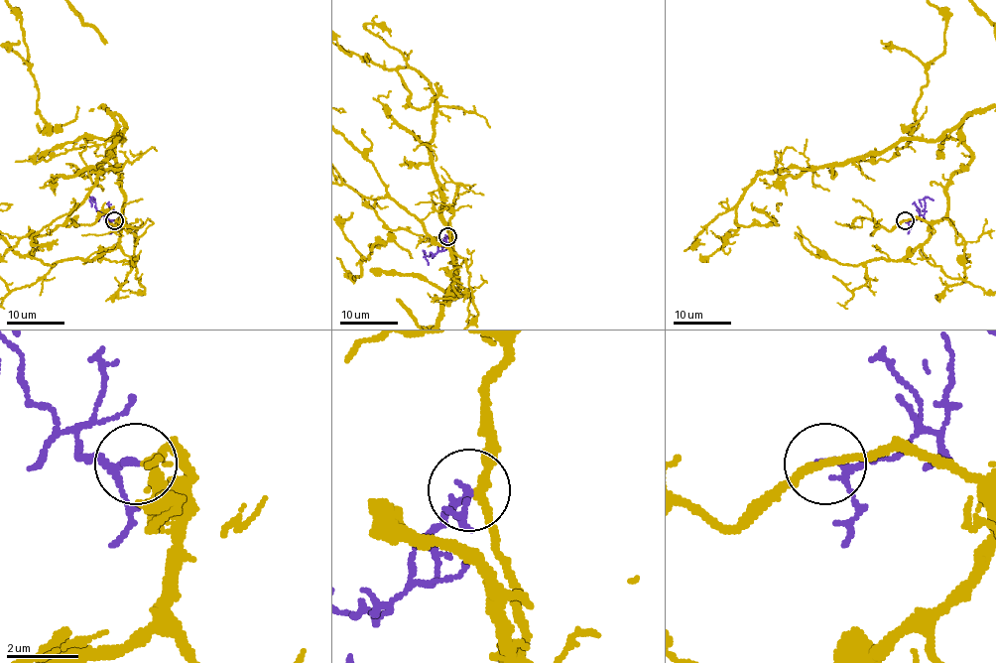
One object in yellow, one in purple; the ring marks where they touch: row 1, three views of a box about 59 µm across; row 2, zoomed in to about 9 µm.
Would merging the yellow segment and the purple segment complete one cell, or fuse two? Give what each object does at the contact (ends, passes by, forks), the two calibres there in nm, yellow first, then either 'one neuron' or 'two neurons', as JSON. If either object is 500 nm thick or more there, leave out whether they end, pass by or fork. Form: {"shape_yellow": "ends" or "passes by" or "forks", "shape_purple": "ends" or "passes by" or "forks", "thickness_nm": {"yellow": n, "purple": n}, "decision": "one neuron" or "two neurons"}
{"shape_yellow": "passes by", "shape_purple": "passes by", "thickness_nm": {"yellow": 200, "purple": 140}, "decision": "one neuron"}

